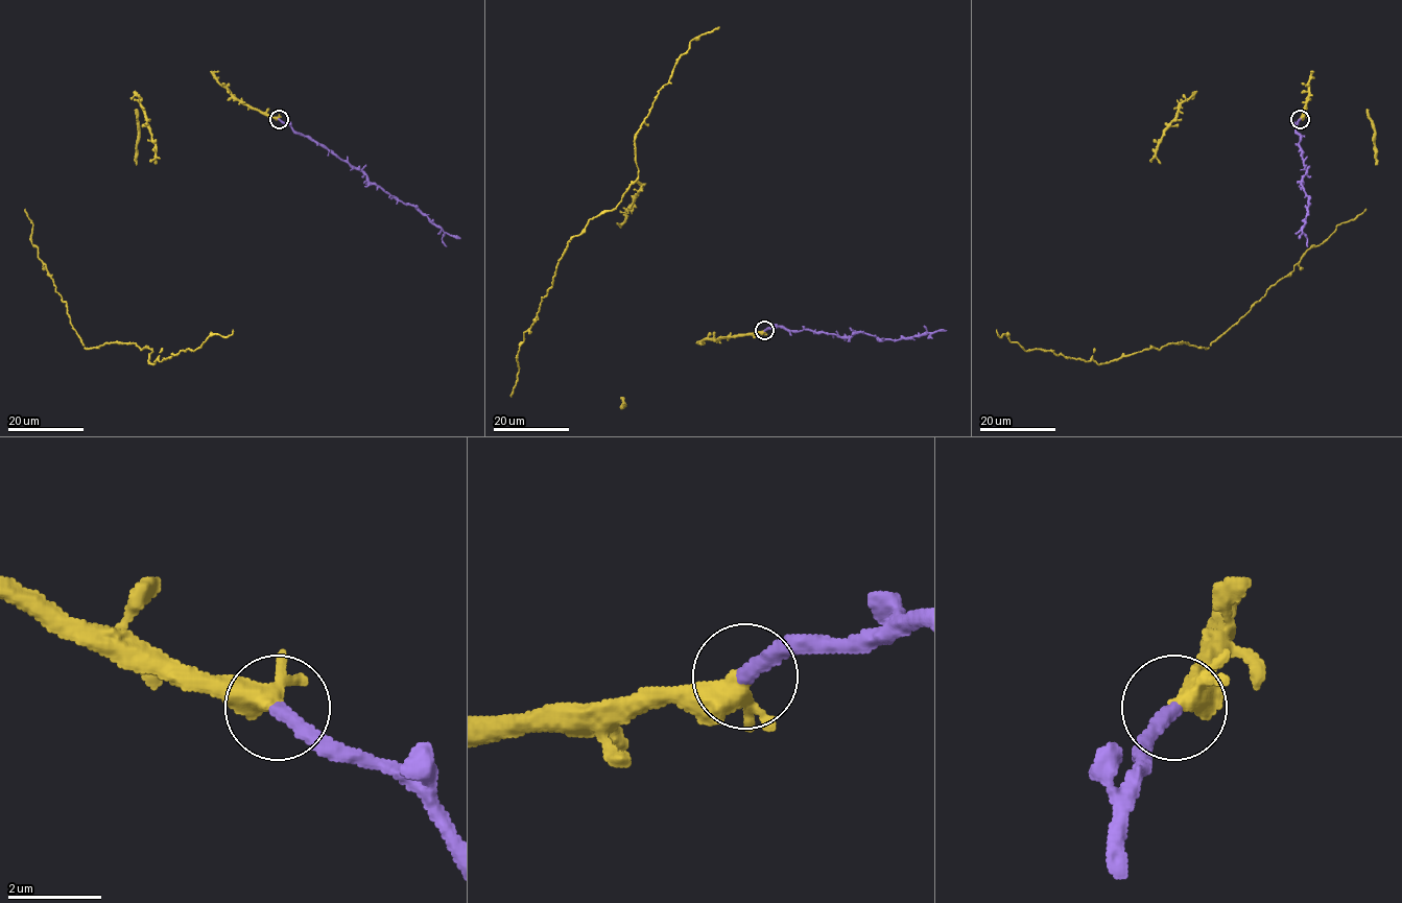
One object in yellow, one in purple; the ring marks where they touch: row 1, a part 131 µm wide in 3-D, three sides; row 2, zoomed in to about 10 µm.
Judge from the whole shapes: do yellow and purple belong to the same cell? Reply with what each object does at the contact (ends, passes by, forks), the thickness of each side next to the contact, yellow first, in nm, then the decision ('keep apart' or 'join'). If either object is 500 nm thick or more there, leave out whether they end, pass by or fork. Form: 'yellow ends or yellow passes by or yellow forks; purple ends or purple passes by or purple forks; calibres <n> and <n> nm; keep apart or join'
yellow forks; purple ends; calibres 300 and 360 nm; join

